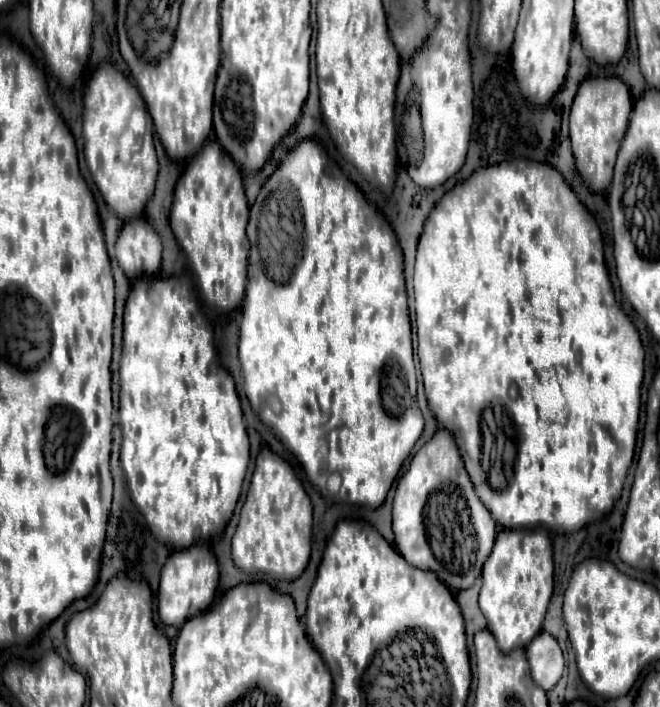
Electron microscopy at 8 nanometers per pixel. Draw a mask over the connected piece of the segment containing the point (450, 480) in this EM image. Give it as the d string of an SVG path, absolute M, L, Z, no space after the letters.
M439 427L431 437L431 441L427 441L417 451L417 455L409 465L409 471L399 479L393 499L393 533L395 533L395 547L405 557L405 561L409 561L409 565L413 567L435 571L437 577L445 581L449 589L455 591L467 589L481 575L481 567L493 549L497 525L489 509L485 509L485 505L477 497L469 473L463 465L461 453L457 449L455 437L449 429Z

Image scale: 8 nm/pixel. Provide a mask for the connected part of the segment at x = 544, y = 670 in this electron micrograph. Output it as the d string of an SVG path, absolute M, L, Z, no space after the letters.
M541 631L525 647L525 655L531 665L533 681L545 691L555 687L555 683L563 675L563 651L559 643L555 641L555 637Z

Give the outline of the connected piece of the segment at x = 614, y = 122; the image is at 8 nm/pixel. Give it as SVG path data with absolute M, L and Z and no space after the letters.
M585 77L577 89L571 105L569 129L571 147L577 161L577 171L589 183L591 191L605 191L611 185L613 167L621 137L625 135L629 113L633 109L633 99L629 87L619 77Z

